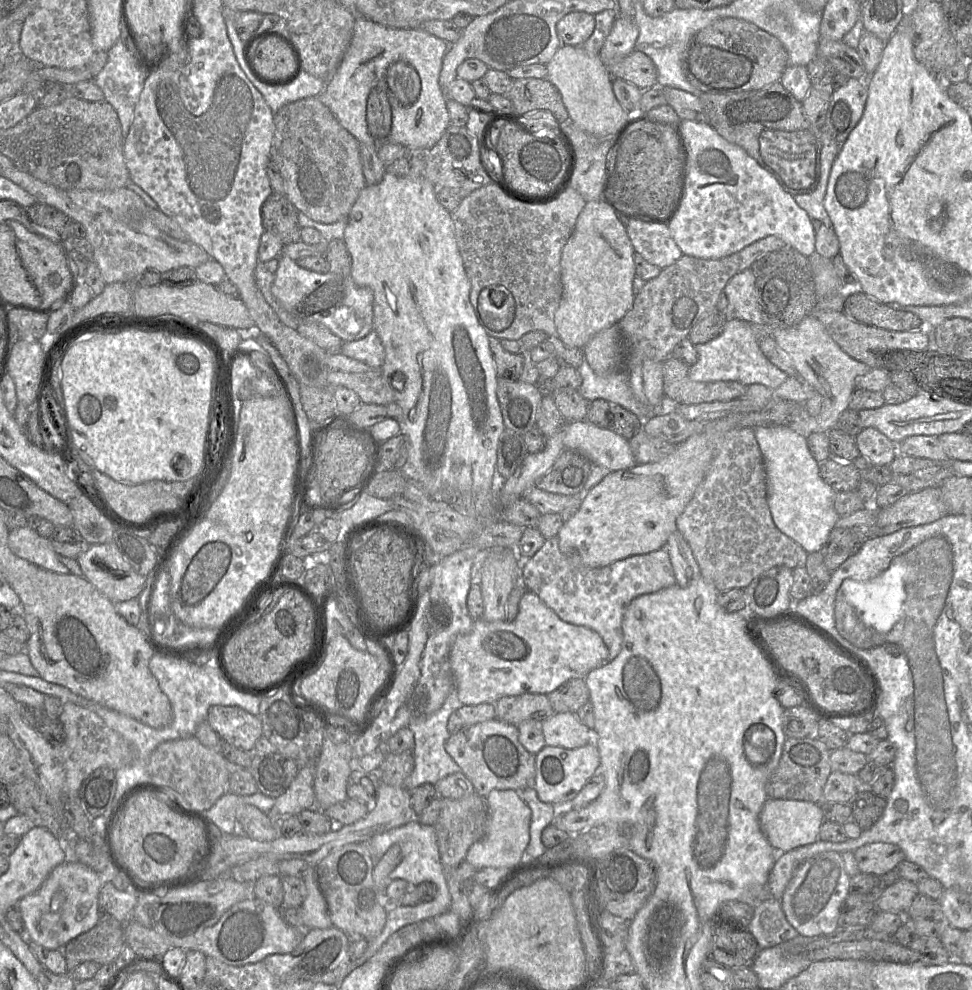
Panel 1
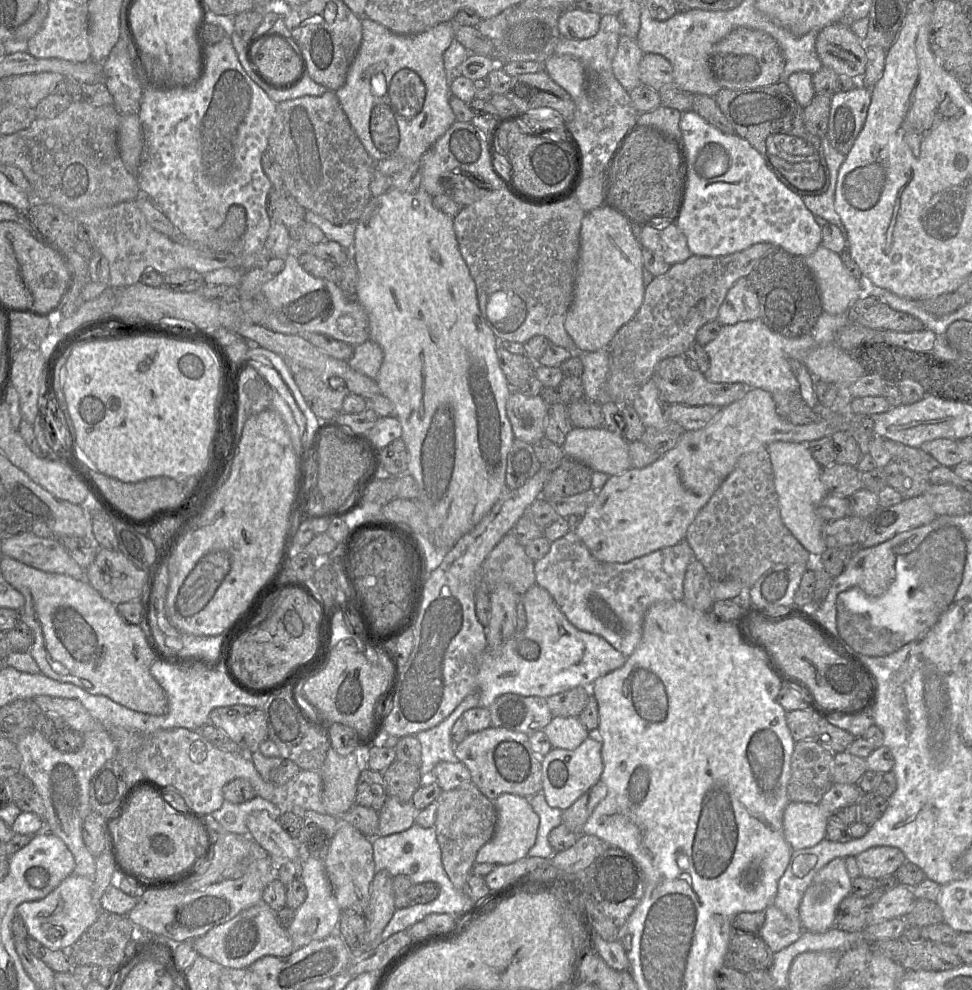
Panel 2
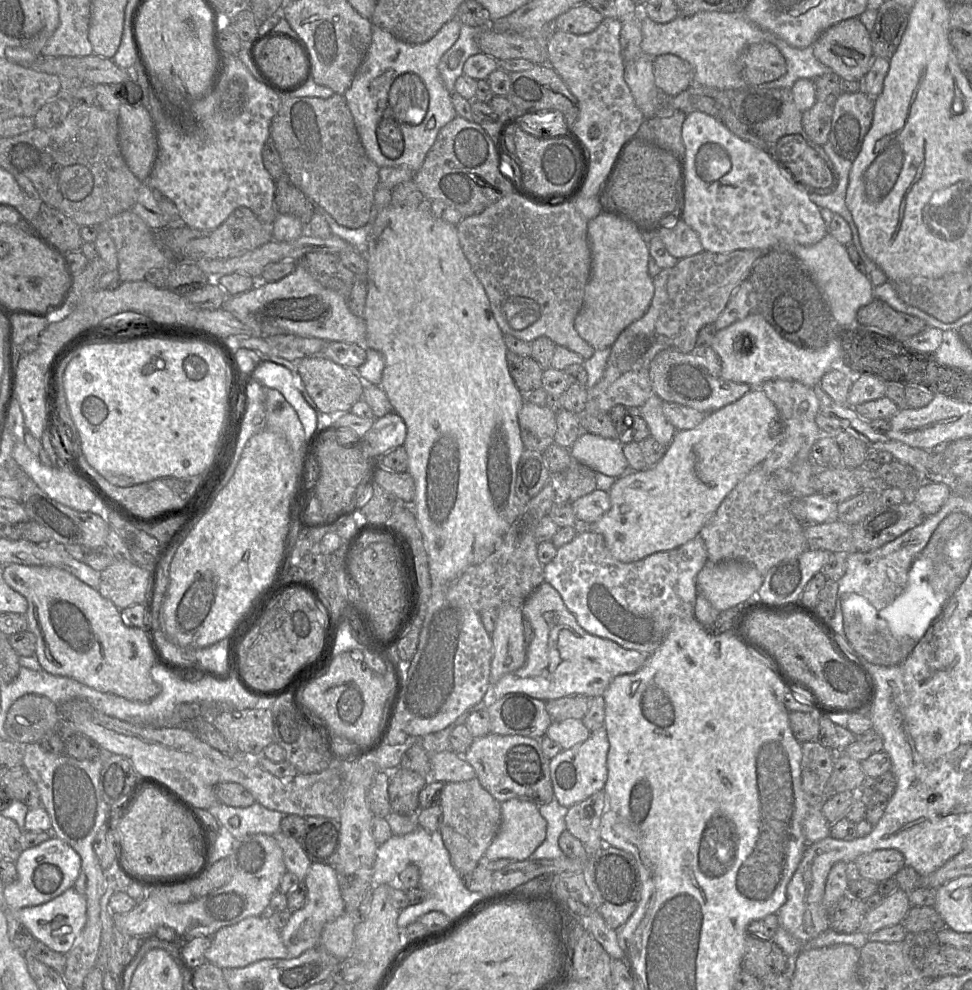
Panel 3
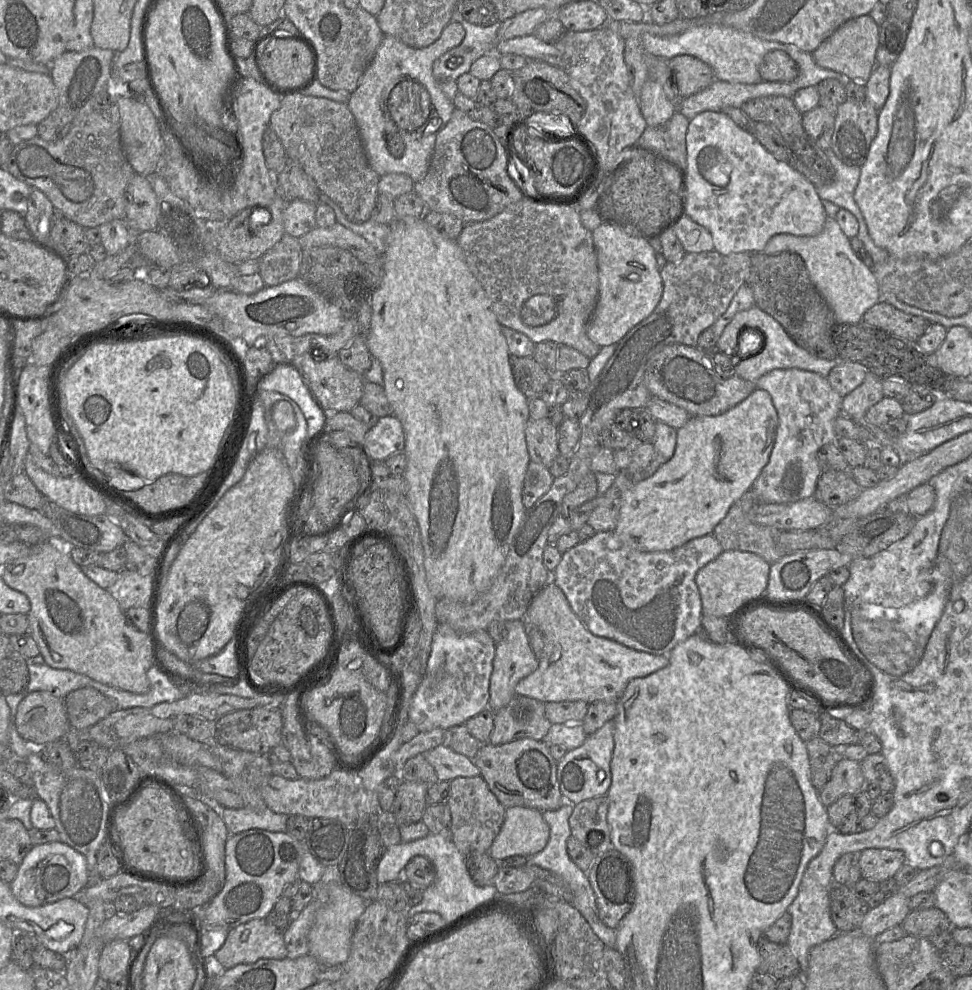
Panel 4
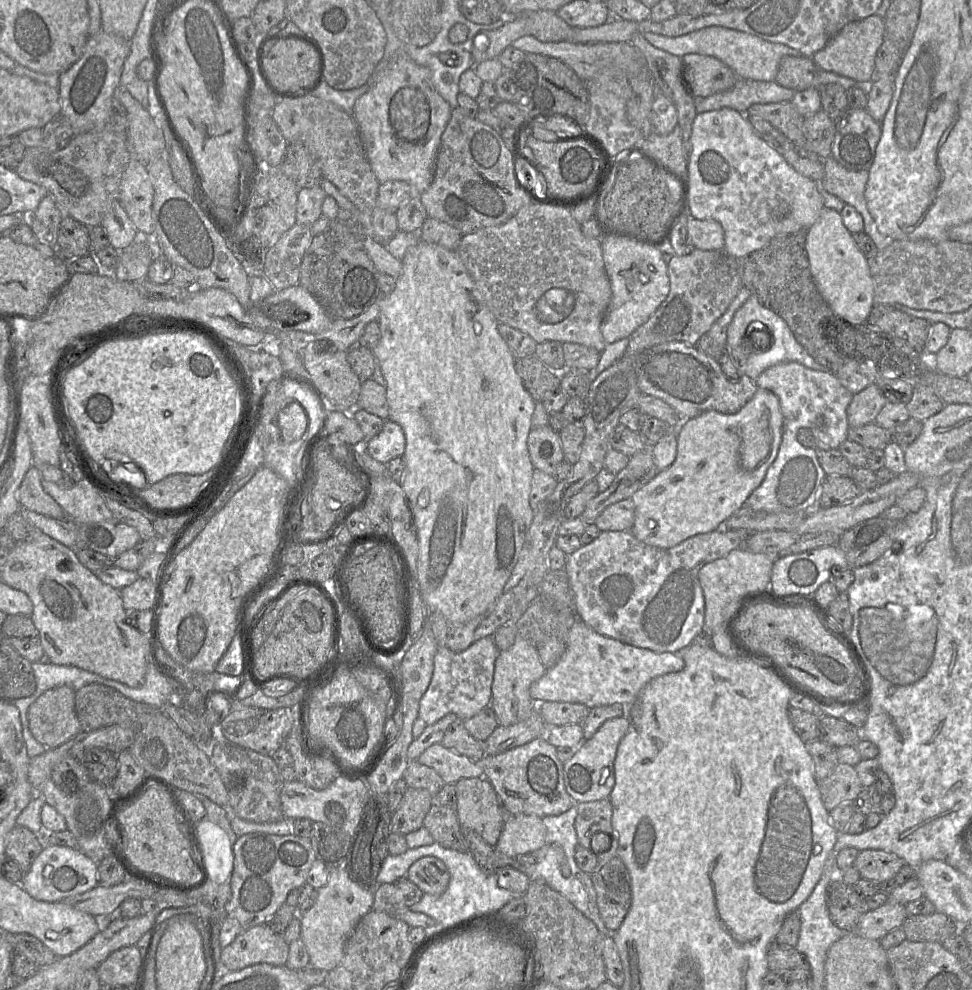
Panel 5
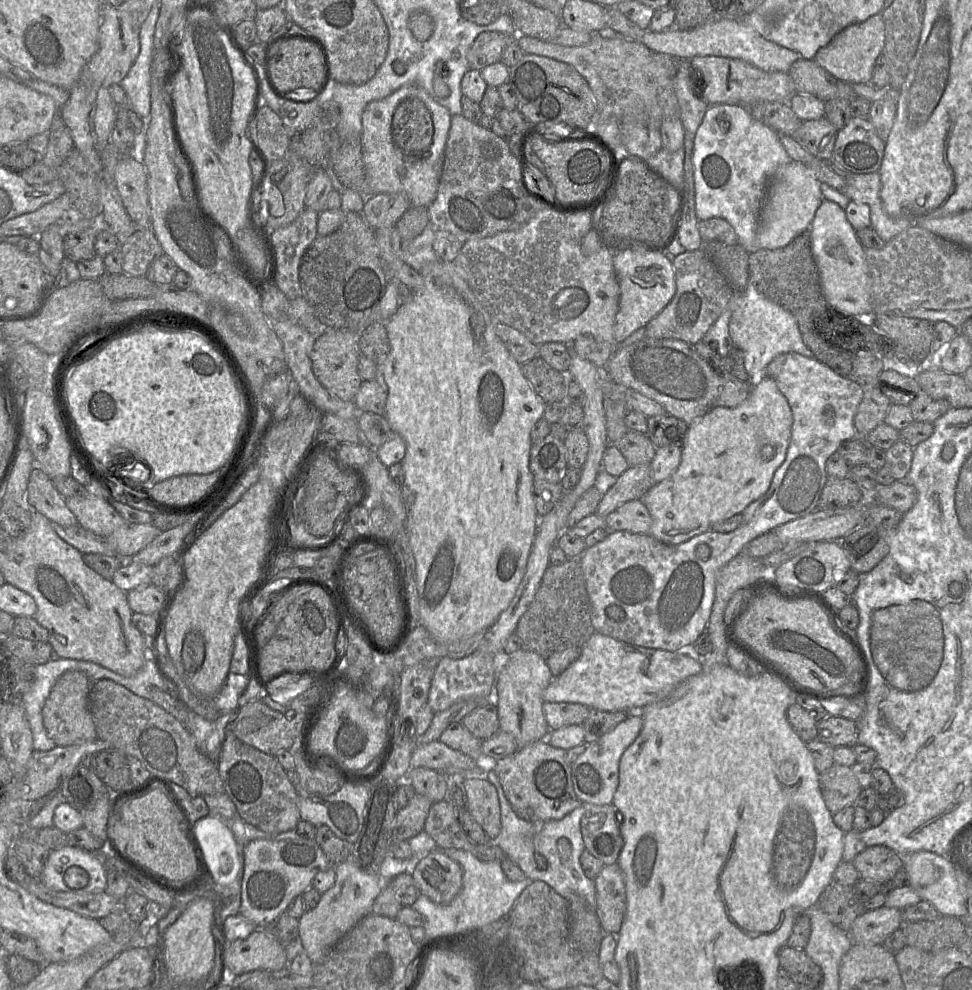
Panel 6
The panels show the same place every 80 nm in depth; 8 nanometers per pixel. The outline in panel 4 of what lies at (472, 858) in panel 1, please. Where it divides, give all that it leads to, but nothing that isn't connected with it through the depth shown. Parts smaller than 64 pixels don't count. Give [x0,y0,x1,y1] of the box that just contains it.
[488,807,550,860]

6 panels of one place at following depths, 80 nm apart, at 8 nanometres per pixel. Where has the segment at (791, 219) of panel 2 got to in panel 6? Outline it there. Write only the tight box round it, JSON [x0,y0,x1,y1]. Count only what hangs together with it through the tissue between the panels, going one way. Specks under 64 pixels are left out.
[693,105,792,253]

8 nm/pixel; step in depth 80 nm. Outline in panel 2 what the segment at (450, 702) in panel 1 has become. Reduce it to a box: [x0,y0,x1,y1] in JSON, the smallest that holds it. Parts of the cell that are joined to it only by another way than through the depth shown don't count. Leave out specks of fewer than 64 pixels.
[415,691,479,785]

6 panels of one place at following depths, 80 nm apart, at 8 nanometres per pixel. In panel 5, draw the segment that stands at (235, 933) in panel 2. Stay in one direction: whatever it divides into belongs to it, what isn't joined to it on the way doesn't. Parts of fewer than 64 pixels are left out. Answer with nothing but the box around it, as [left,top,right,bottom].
[220,924,289,971]

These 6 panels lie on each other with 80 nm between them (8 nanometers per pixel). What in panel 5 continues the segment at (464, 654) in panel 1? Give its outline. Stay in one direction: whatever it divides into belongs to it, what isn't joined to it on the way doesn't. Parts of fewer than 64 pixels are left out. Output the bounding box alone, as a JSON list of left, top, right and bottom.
[530,618,685,709]

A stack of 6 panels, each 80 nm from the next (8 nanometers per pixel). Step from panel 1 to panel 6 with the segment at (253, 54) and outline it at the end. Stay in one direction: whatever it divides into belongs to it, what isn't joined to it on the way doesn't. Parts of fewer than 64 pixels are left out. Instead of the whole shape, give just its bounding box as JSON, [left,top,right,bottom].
[269,39,326,91]

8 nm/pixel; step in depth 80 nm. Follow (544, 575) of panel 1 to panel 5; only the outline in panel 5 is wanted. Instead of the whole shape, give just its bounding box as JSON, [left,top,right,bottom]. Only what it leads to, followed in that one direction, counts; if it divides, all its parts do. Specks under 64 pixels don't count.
[565,530,750,653]

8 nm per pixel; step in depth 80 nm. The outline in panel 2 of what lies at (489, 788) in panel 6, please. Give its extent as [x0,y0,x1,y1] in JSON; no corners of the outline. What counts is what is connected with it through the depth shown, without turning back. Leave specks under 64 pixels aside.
[435,782,497,893]

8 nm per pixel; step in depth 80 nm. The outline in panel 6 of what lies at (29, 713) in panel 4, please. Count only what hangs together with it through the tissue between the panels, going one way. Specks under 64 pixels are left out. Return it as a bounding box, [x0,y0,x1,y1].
[42,670,97,746]

